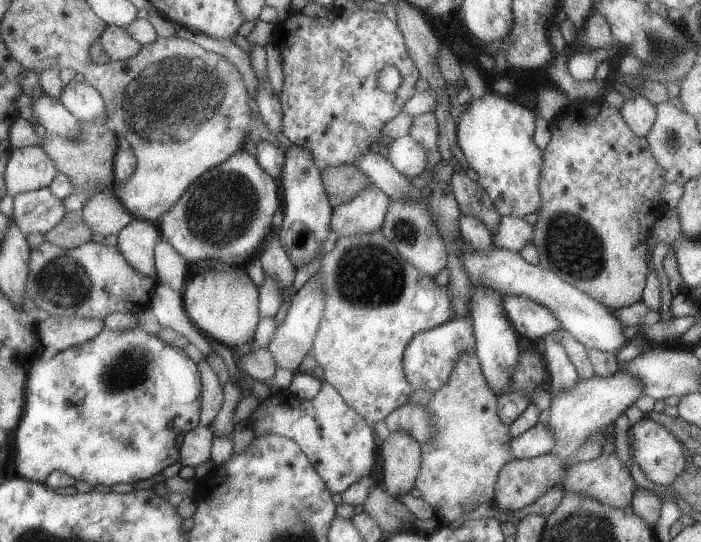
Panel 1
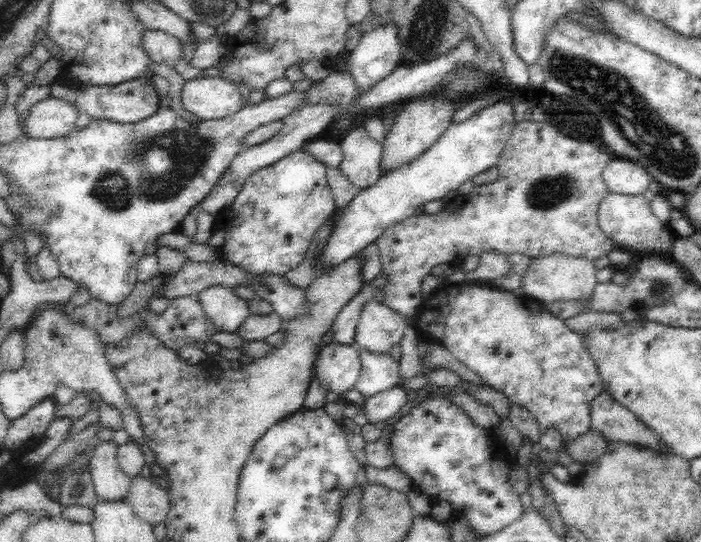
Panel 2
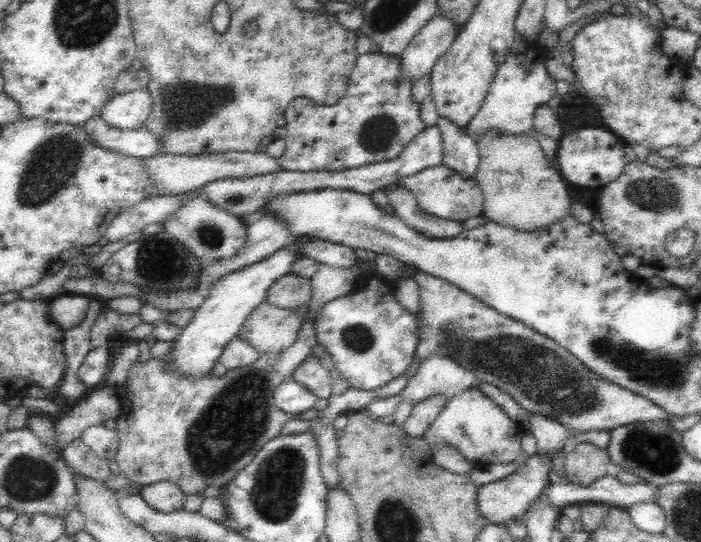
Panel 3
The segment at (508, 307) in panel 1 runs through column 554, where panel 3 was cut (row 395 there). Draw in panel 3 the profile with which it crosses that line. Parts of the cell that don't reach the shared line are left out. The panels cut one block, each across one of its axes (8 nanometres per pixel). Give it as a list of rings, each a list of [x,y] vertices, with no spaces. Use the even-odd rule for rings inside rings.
[[[308,356],[300,366],[291,374],[298,384],[308,388],[311,393],[318,395],[318,398],[330,398],[332,381],[330,371],[327,370],[321,360],[316,356]]]

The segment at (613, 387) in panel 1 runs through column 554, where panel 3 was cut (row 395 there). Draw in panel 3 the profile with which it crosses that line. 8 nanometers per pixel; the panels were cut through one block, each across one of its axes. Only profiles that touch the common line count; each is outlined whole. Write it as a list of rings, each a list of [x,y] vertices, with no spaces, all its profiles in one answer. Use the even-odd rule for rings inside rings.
[[[432,356],[426,361],[421,362],[418,370],[416,370],[416,374],[408,379],[406,386],[396,396],[380,400],[372,400],[370,404],[364,406],[363,411],[376,419],[385,416],[393,416],[396,406],[398,406],[400,402],[410,402],[410,404],[415,405],[424,398],[444,395],[443,401],[444,403],[447,403],[449,399],[463,391],[463,389],[458,388],[457,386],[462,384],[462,378],[464,378],[465,371],[466,370],[462,369],[462,366],[458,365],[454,359],[448,356]]]

